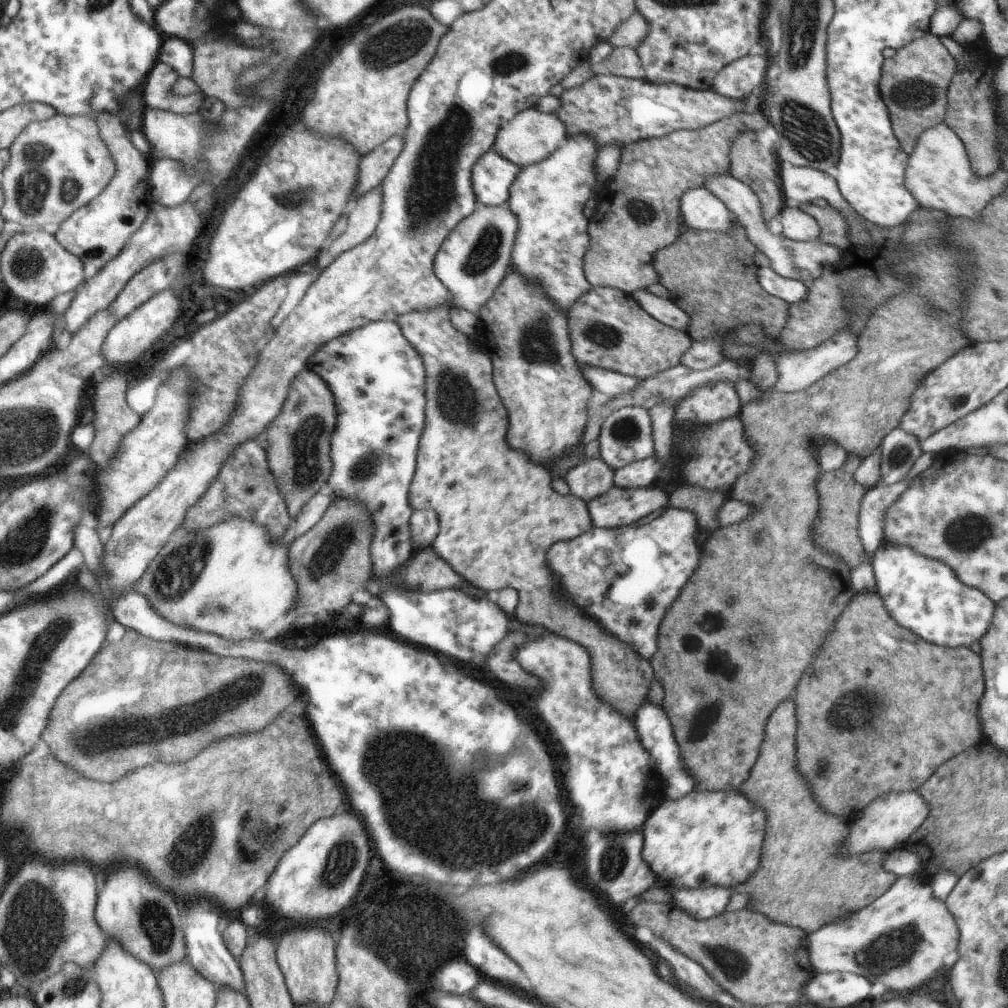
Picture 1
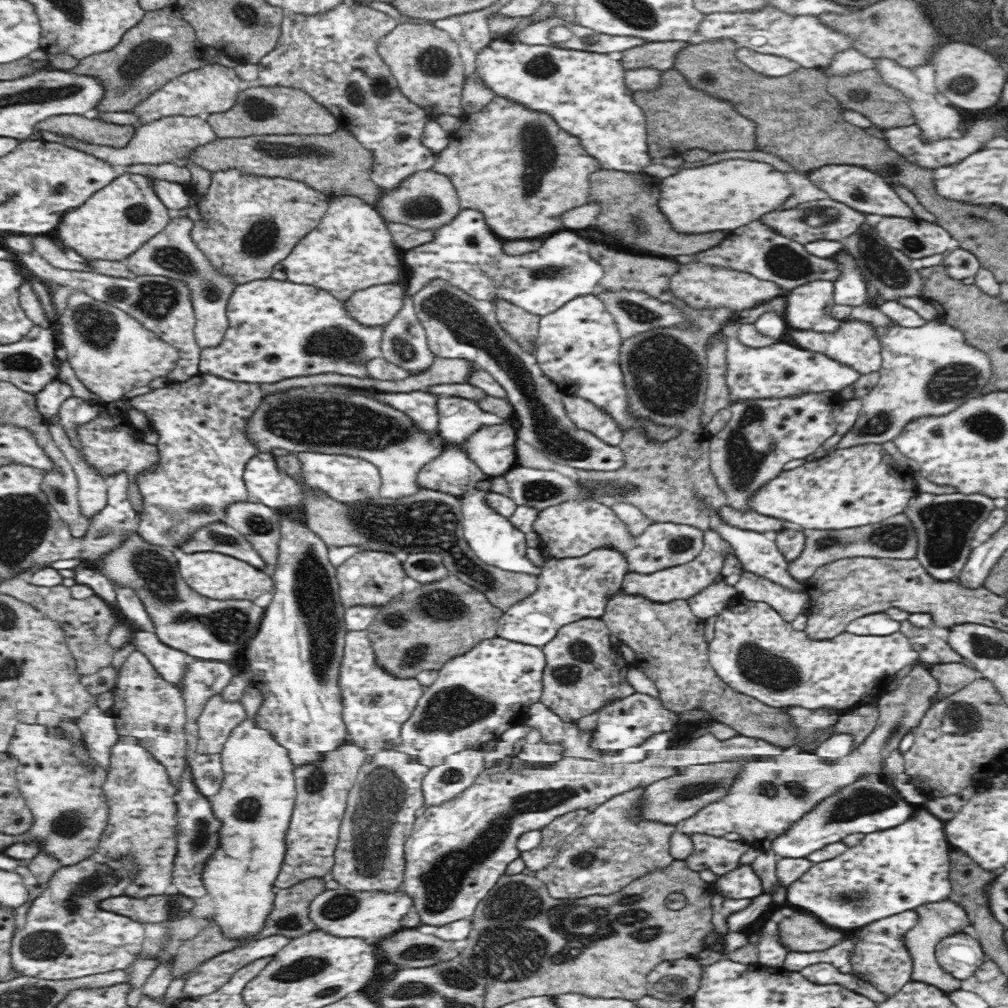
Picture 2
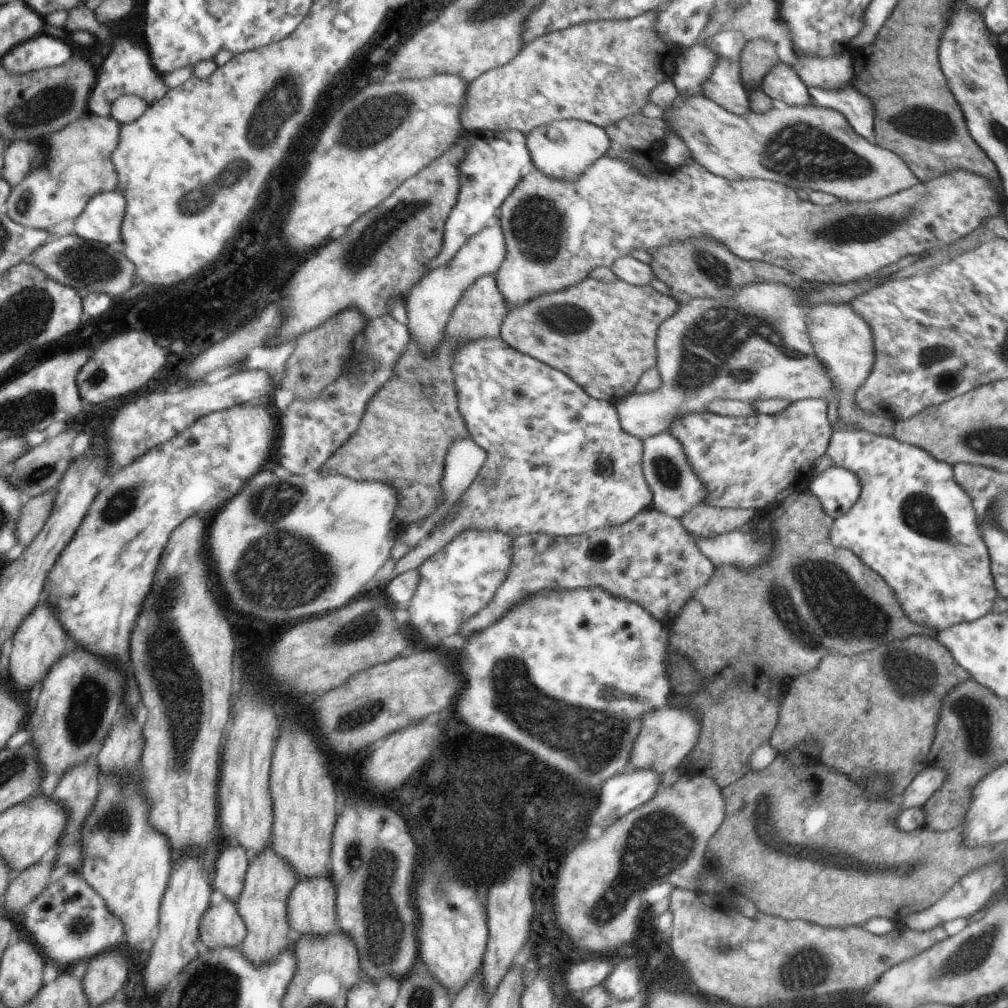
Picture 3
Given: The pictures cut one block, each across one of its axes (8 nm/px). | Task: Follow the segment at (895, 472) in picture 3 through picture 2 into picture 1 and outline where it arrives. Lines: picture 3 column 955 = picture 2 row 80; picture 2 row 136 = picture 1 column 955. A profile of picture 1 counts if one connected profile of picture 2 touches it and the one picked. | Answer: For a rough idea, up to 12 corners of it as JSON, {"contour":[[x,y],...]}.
{"contour":[[912,546],[873,556],[878,594],[919,637],[978,644],[998,601]]}

